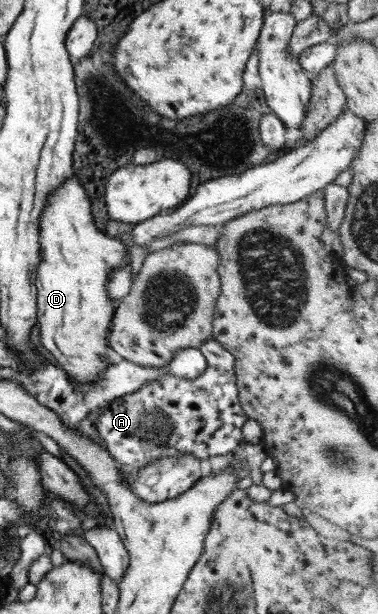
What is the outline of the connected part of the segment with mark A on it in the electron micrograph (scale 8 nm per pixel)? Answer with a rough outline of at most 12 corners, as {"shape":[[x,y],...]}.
{"shape":[[212,337],[169,373],[94,413],[125,476],[154,458],[230,454],[247,418]]}

